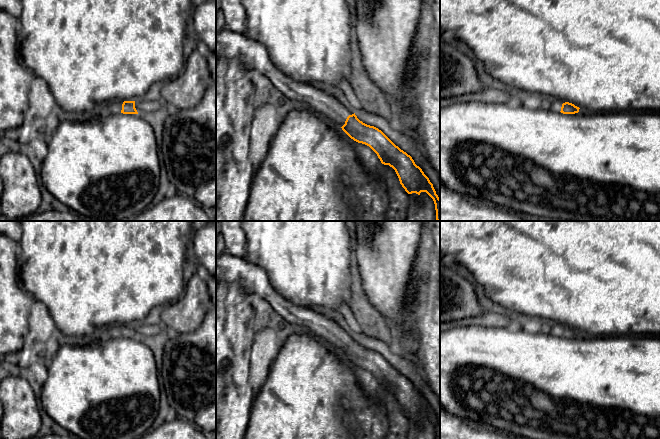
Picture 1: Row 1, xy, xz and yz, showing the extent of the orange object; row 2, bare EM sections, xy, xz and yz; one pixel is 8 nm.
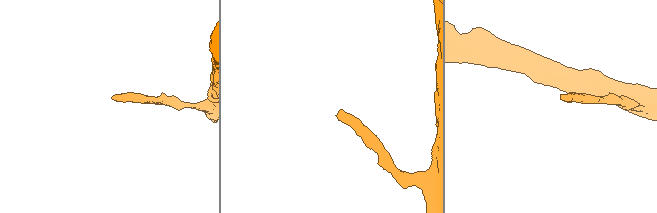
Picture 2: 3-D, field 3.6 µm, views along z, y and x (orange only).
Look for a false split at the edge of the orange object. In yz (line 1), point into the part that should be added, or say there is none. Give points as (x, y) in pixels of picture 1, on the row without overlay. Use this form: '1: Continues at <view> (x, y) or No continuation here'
1: Continues at yz (555, 329)

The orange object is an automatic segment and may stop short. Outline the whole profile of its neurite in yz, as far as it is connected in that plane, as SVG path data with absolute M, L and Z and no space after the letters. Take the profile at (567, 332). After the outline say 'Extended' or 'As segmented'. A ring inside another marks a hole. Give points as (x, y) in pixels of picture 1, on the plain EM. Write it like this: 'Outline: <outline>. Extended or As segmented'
Outline: M549 323L548 331L554 336L561 336L563 338L575 338L579 336L579 331L572 327L564 326L559 323Z. Extended

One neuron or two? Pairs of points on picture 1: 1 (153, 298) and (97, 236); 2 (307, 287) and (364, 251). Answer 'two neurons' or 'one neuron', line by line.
1: one neuron
2: two neurons

